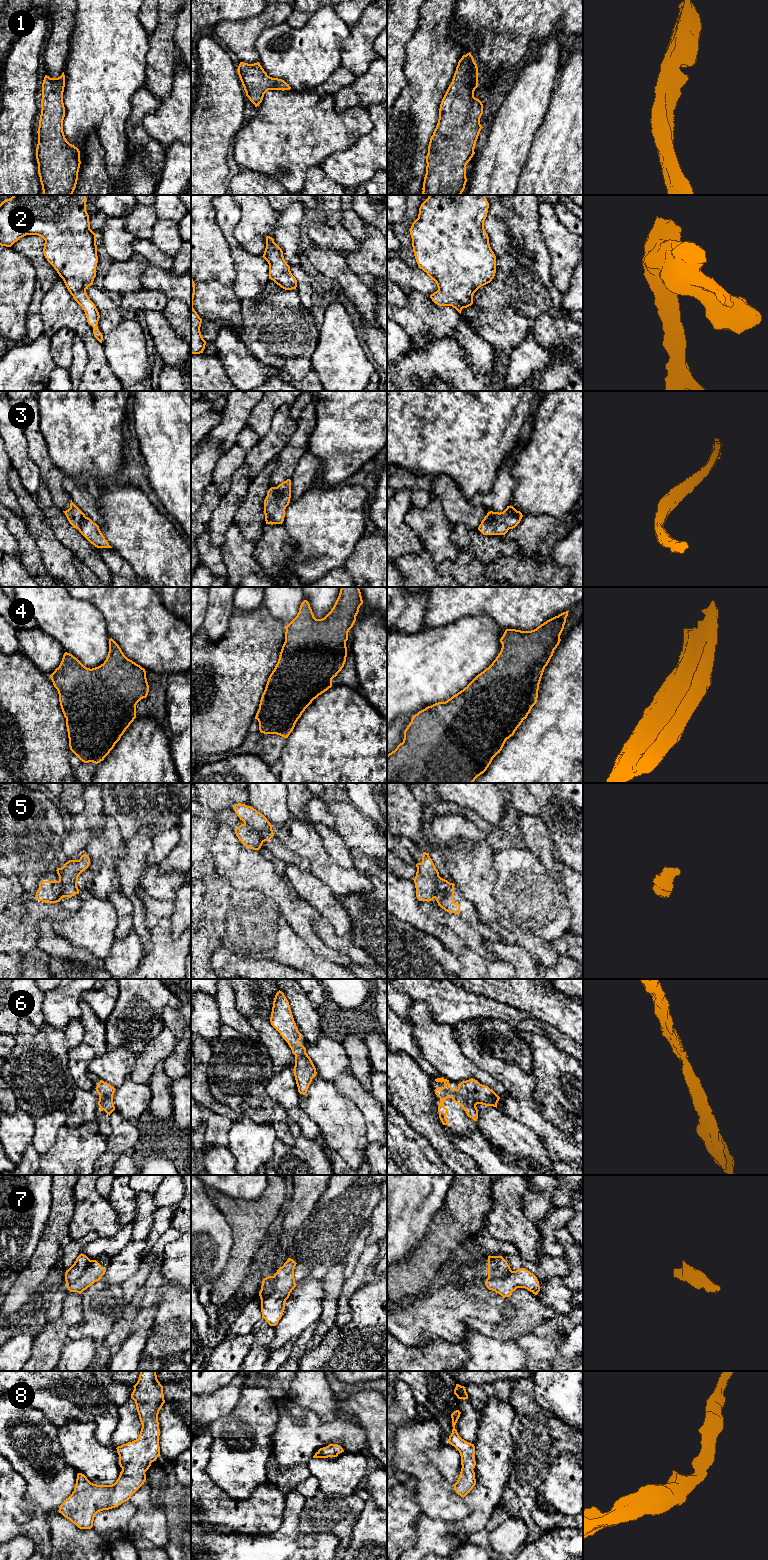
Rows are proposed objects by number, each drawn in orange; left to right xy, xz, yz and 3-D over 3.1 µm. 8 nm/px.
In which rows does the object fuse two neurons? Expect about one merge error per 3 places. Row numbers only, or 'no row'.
5, 7

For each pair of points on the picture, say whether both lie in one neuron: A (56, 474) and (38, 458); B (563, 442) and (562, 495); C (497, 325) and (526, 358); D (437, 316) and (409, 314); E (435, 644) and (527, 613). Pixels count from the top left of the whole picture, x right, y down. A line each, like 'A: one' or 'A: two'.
A: one
B: one
C: two
D: one
E: two

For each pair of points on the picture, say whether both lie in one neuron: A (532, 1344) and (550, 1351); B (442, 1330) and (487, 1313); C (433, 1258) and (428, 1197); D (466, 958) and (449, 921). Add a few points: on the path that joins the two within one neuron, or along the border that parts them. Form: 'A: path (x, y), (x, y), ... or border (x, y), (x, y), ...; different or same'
A: path (536, 1347), (546, 1349); same
B: path (453, 1319), (461, 1311), (476, 1311); same
C: border (443, 1203), (434, 1215), (419, 1244); different
D: border (471, 950), (482, 958); different

